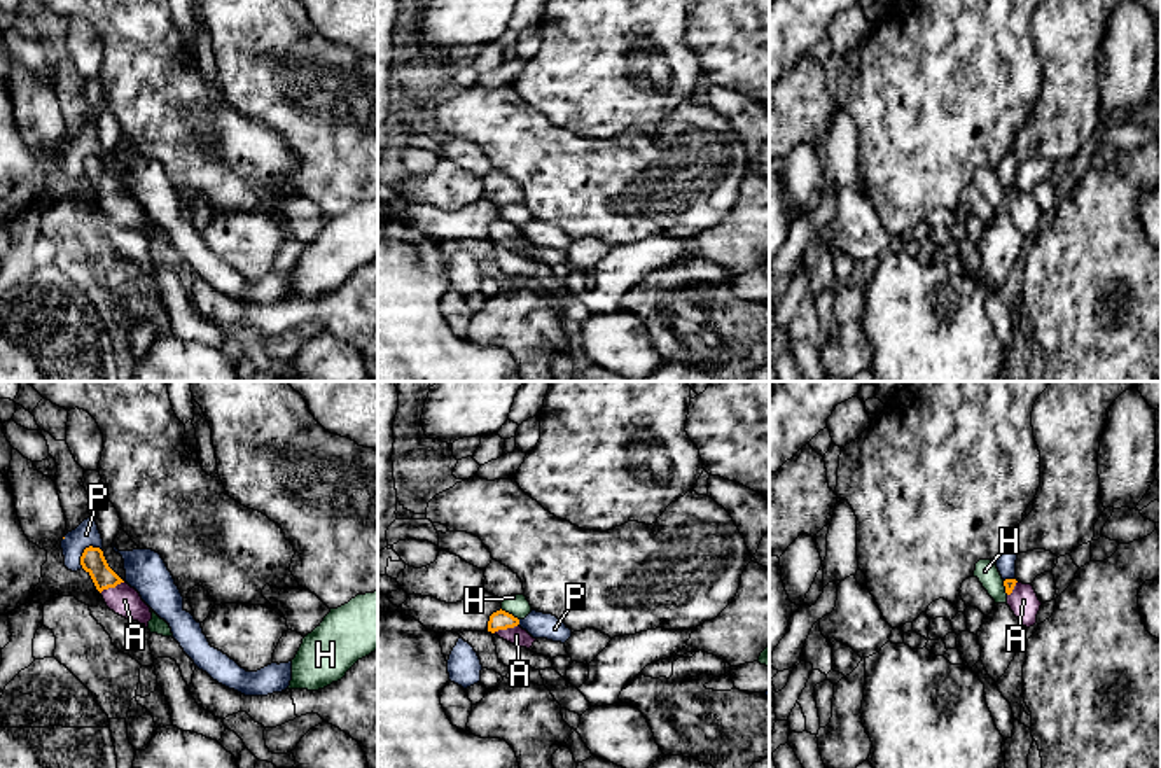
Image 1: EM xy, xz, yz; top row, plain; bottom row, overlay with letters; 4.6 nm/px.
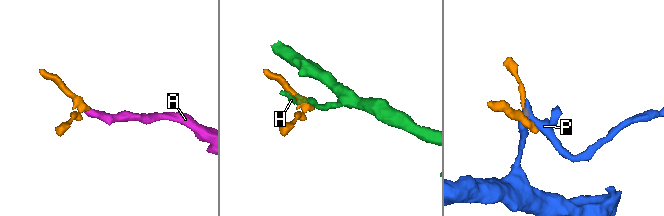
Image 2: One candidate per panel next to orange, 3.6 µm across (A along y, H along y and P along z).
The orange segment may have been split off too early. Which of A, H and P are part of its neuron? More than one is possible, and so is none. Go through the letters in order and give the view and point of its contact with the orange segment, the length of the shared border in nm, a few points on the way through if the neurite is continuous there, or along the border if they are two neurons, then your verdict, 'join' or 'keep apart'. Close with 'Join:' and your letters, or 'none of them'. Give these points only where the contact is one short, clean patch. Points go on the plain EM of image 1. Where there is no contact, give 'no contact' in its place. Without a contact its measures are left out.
A: meets orange in xz at (506, 237); contact 130 nm long; runs through xz (500, 228), (506, 237), (516, 244); join
H: meets orange in xz at (507, 221); contact 100 nm long; border along xz (500, 217), (518, 228); keep apart
P: meets orange in xy at (84, 160); contact 130 nm long; border along xy (98, 154), (84, 158), (81, 175); keep apart
Join: A

